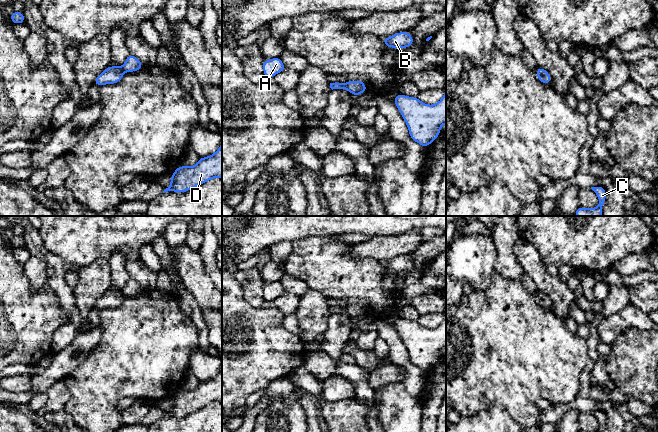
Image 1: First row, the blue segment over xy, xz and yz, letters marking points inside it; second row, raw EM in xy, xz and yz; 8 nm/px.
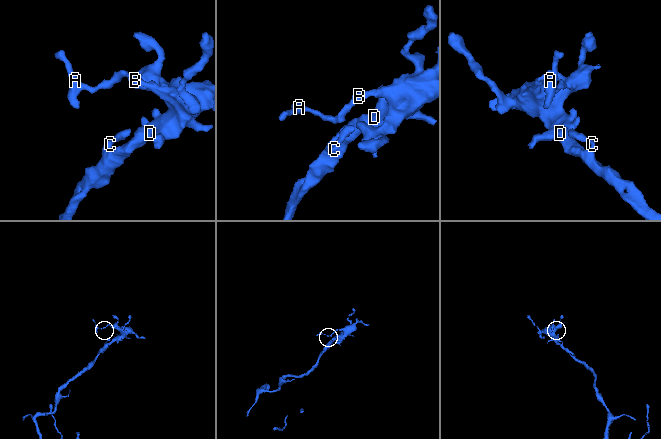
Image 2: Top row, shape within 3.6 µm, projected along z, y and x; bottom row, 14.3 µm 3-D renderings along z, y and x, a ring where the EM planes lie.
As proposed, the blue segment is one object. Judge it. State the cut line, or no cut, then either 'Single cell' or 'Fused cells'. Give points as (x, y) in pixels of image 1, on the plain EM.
Split along xz (345, 307), (348, 313). Fused cells

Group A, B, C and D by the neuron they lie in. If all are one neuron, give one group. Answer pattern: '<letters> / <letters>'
A / B C D

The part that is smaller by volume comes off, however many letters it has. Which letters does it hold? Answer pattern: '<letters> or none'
A

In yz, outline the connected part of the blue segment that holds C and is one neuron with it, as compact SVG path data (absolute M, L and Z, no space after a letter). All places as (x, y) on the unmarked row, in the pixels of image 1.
M598 410L598 411L591 411L591 413L597 418L597 421L599 423L599 429L594 432L603 432L603 429L606 425L606 415L604 410Z

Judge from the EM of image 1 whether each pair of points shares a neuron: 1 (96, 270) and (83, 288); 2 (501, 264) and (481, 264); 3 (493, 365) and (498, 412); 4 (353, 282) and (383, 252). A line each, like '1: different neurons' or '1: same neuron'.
1: same neuron
2: different neurons
3: different neurons
4: different neurons

